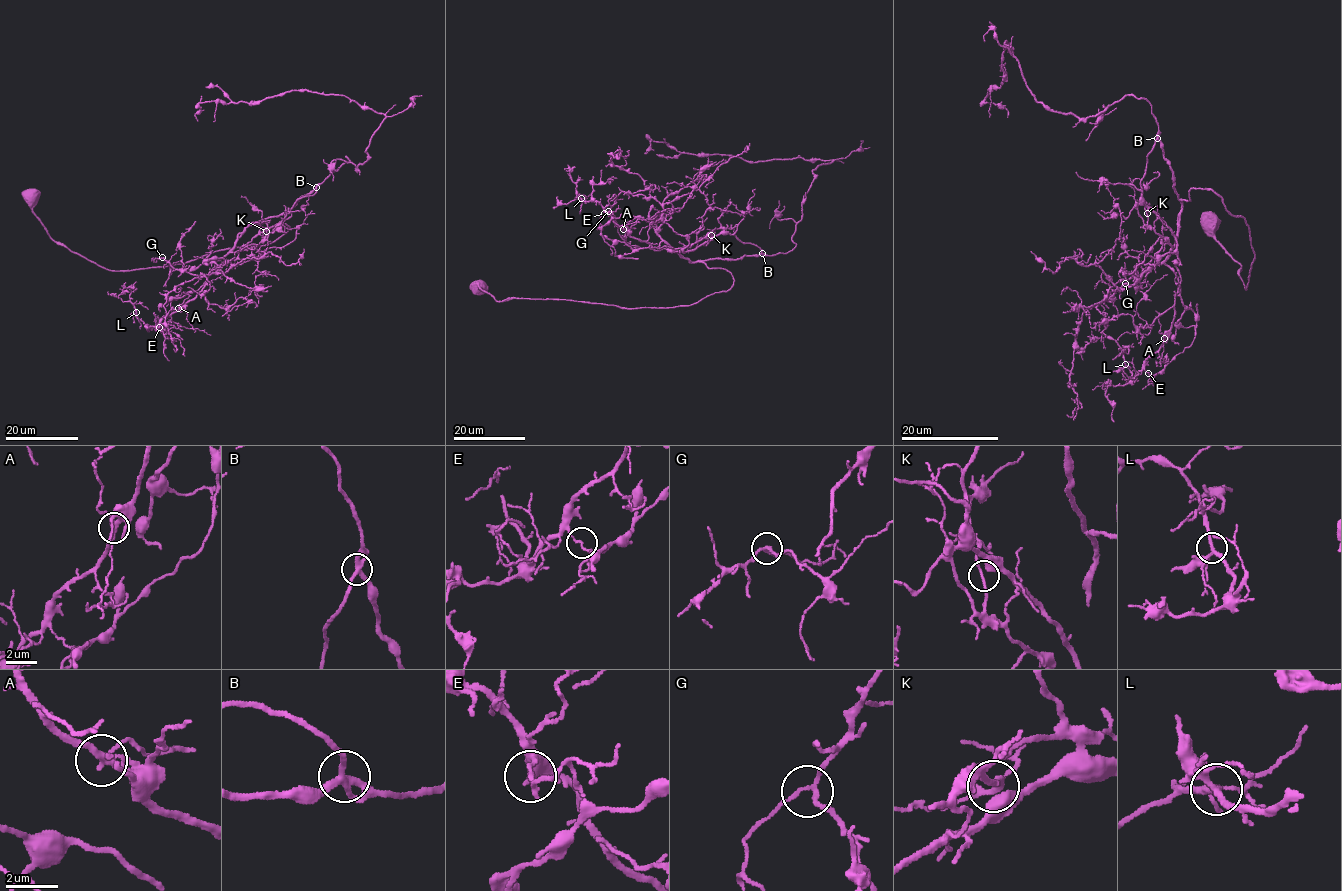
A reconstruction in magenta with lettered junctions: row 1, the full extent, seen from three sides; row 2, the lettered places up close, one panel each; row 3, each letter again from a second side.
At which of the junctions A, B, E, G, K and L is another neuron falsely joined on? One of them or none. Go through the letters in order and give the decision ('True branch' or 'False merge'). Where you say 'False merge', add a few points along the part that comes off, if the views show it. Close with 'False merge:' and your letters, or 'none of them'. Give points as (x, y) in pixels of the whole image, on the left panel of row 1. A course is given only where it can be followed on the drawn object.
A: True branch
B: True branch
E: False merge. Course of the part to remove: (160, 328), (164, 335), (167, 332), (156, 320), (170, 315), (170, 302), (184, 293), (194, 291)
G: True branch
K: True branch
L: True branch
False merge: E

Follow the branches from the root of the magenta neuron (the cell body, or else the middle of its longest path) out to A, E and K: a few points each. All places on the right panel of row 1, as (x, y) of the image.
A: (1208, 222), (1247, 289), (1254, 260), (1245, 219), (1210, 188), (1190, 189), (1164, 259), (1178, 288), (1164, 338)
E: (1208, 222), (1247, 289), (1245, 219), (1210, 188), (1190, 189), (1164, 259), (1178, 278), (1172, 327), (1149, 373)
K: (1208, 222), (1246, 289), (1249, 228), (1214, 191), (1180, 199), (1171, 246), (1147, 213)

